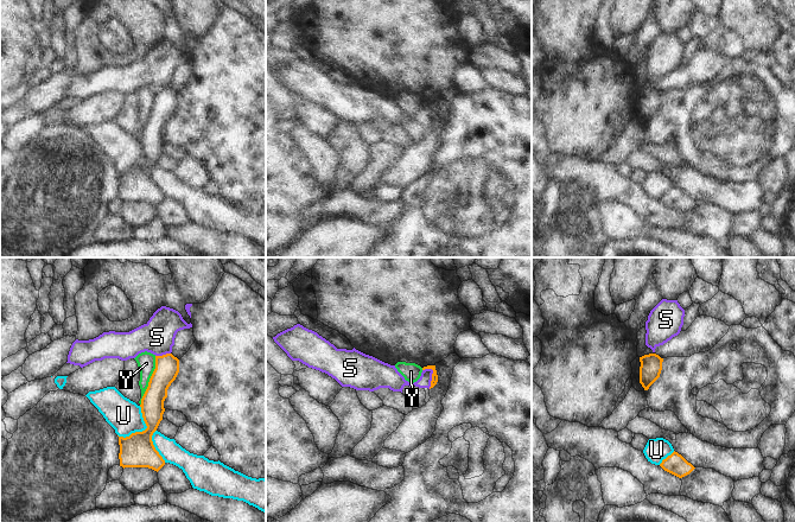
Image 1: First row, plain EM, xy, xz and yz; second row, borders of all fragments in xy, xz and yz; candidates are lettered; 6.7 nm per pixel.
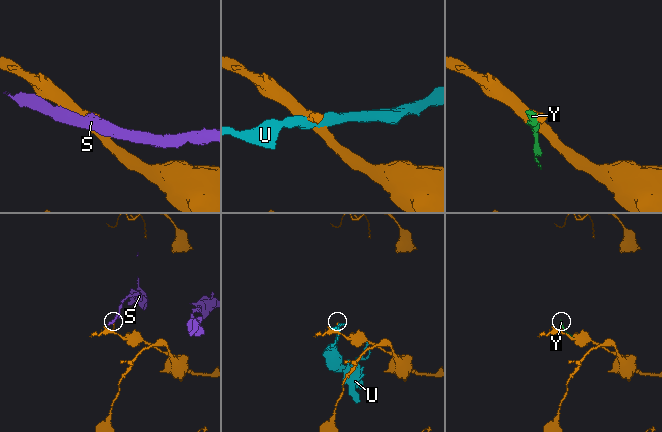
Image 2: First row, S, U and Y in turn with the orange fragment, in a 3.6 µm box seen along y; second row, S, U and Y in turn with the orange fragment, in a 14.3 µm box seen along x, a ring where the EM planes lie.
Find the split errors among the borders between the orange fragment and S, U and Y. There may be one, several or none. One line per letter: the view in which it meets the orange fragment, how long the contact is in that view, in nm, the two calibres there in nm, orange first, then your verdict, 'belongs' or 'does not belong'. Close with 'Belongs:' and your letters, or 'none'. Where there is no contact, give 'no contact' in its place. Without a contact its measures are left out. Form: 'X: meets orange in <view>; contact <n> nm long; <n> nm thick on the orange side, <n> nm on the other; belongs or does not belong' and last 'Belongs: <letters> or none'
S: meets orange in xz; contact 150 nm long; 50 nm thick on the orange side, 120 nm on the other; does not belong
U: meets orange in xy; contact 260 nm long; 220 nm thick on the orange side, 220 nm on the other; does not belong
Y: meets orange in xy; contact 360 nm long; 160 nm thick on the orange side, 130 nm on the other; does not belong
Belongs: none

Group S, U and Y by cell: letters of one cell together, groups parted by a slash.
S / U / Y

